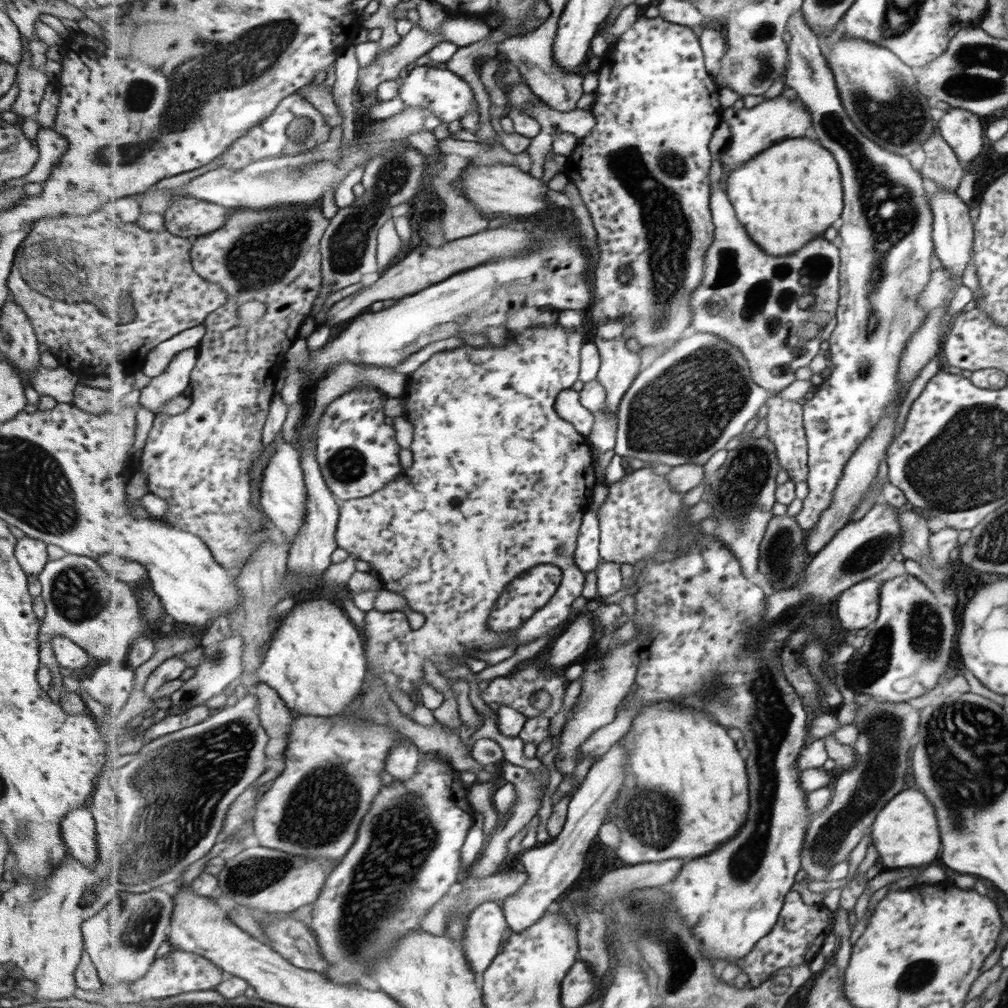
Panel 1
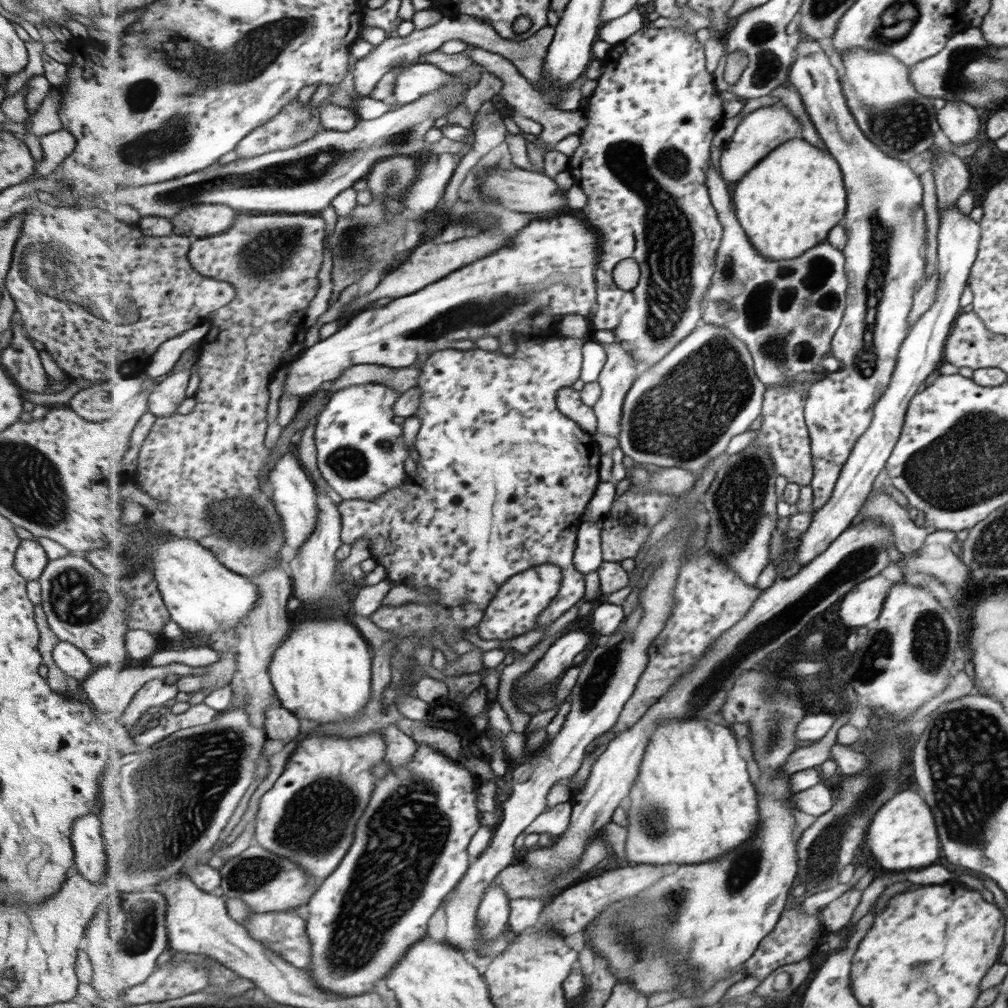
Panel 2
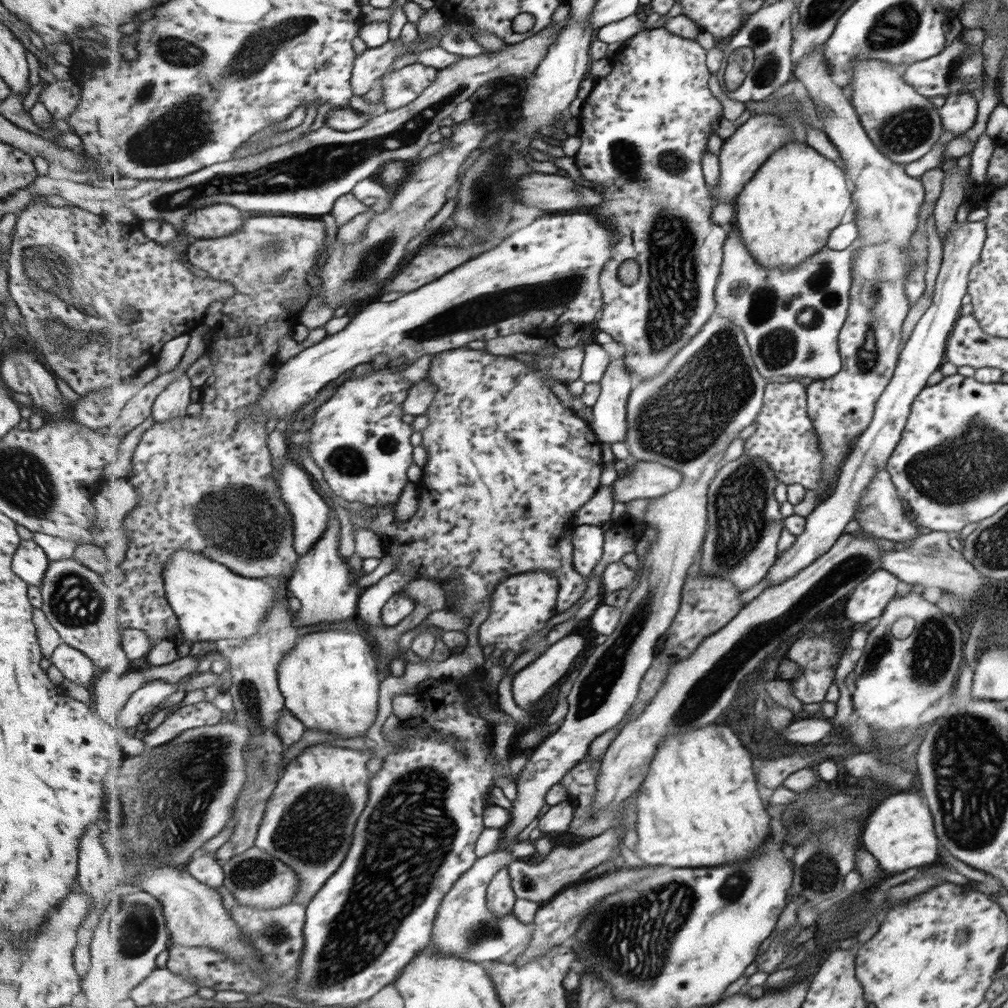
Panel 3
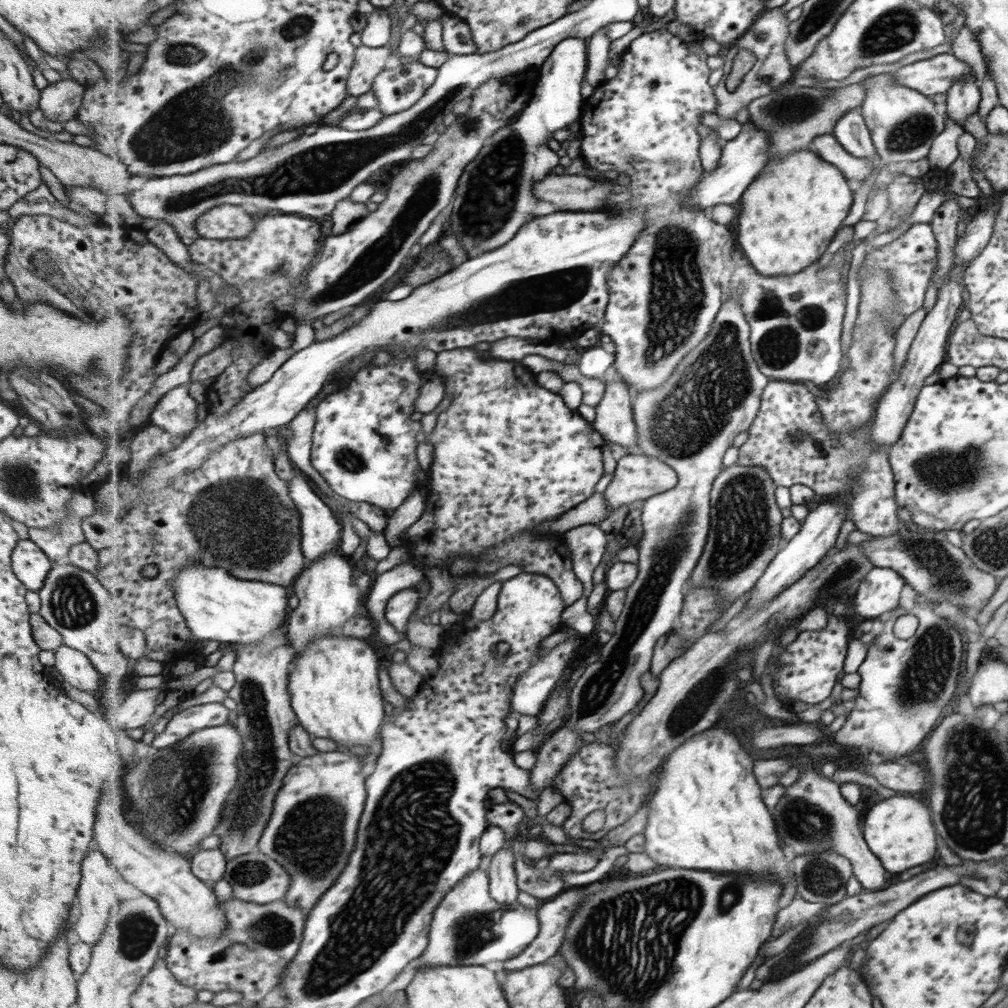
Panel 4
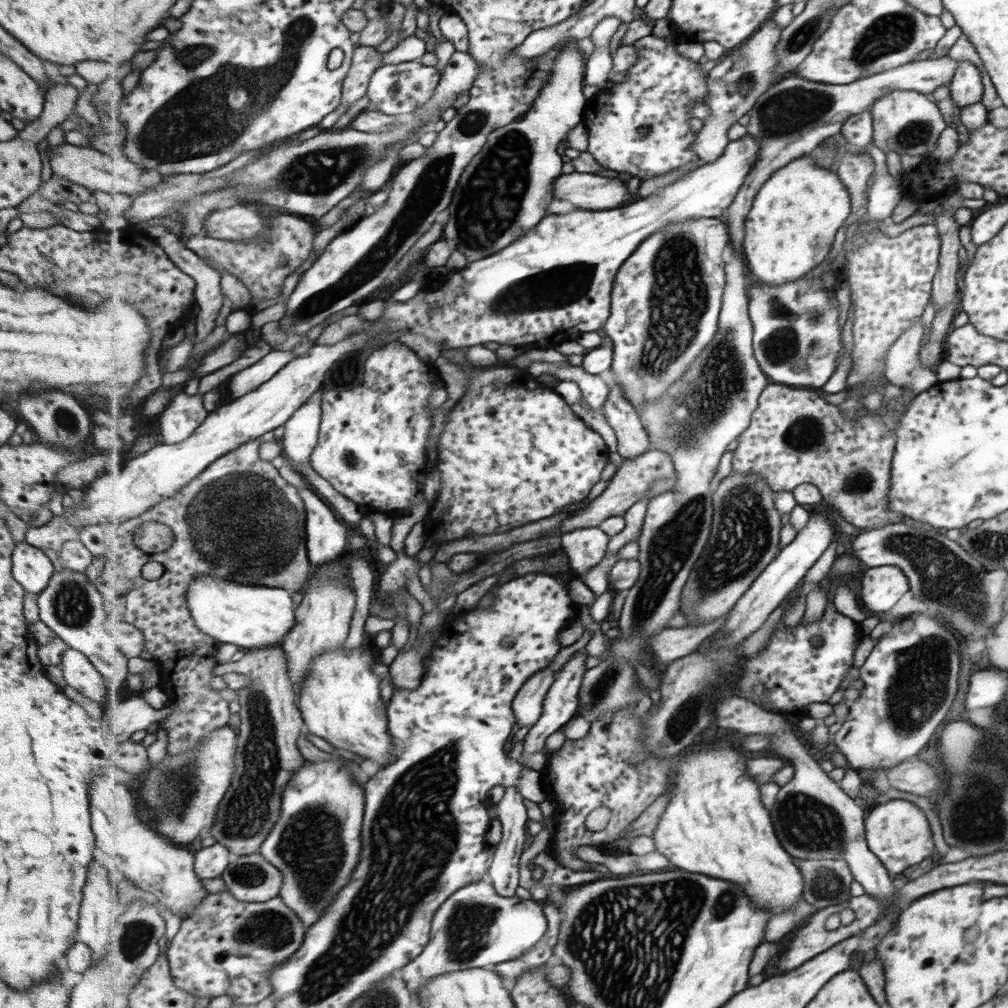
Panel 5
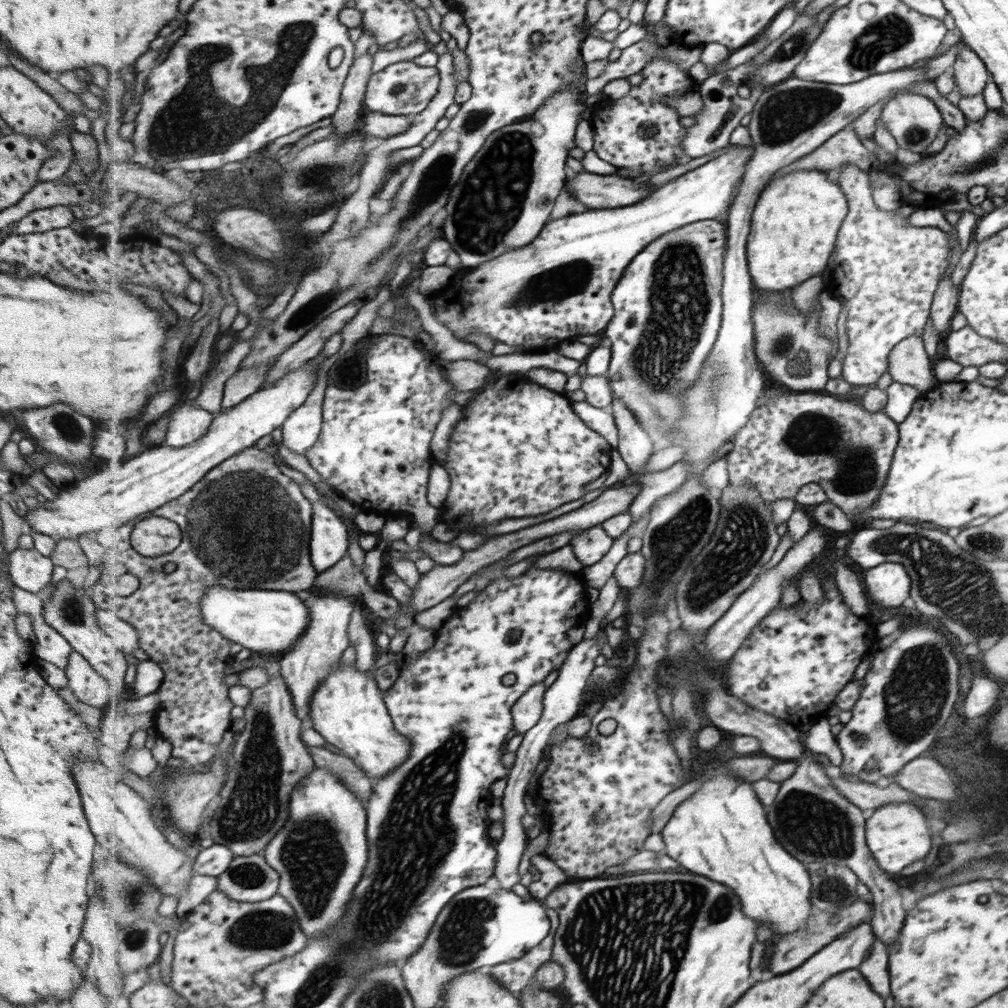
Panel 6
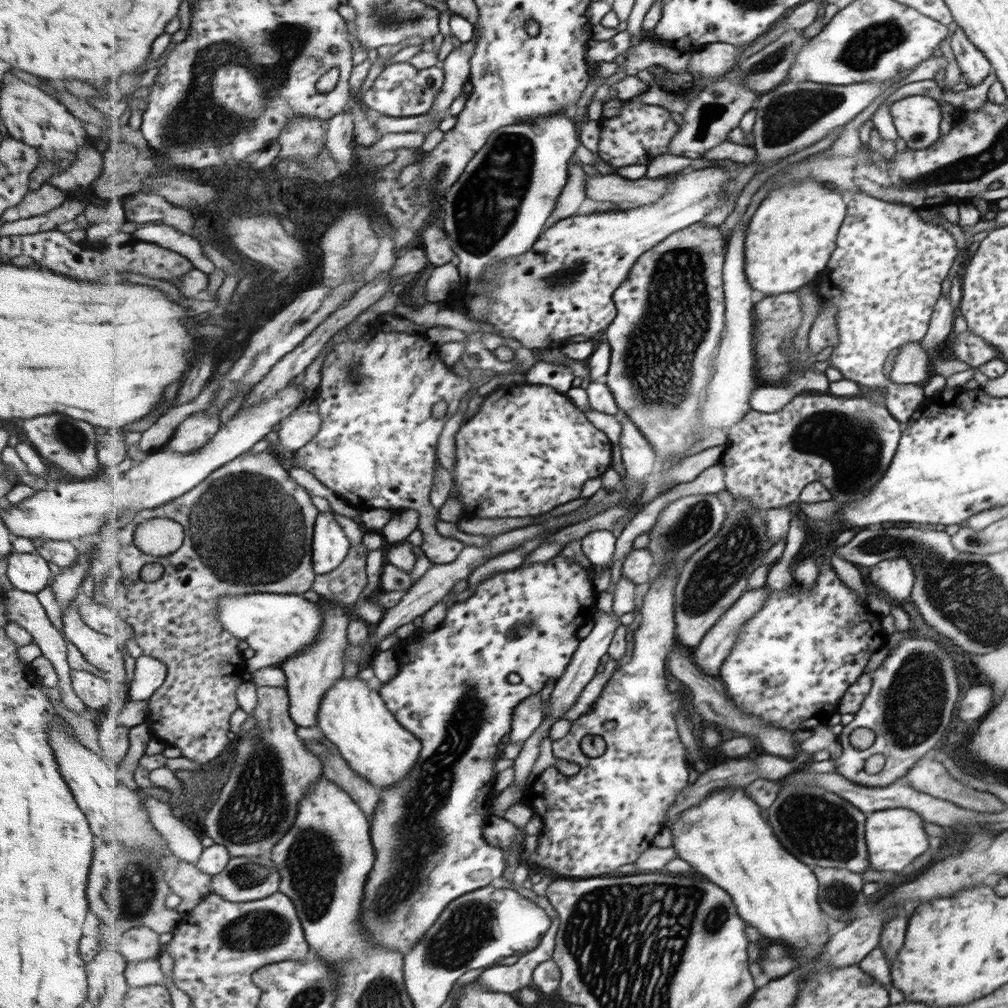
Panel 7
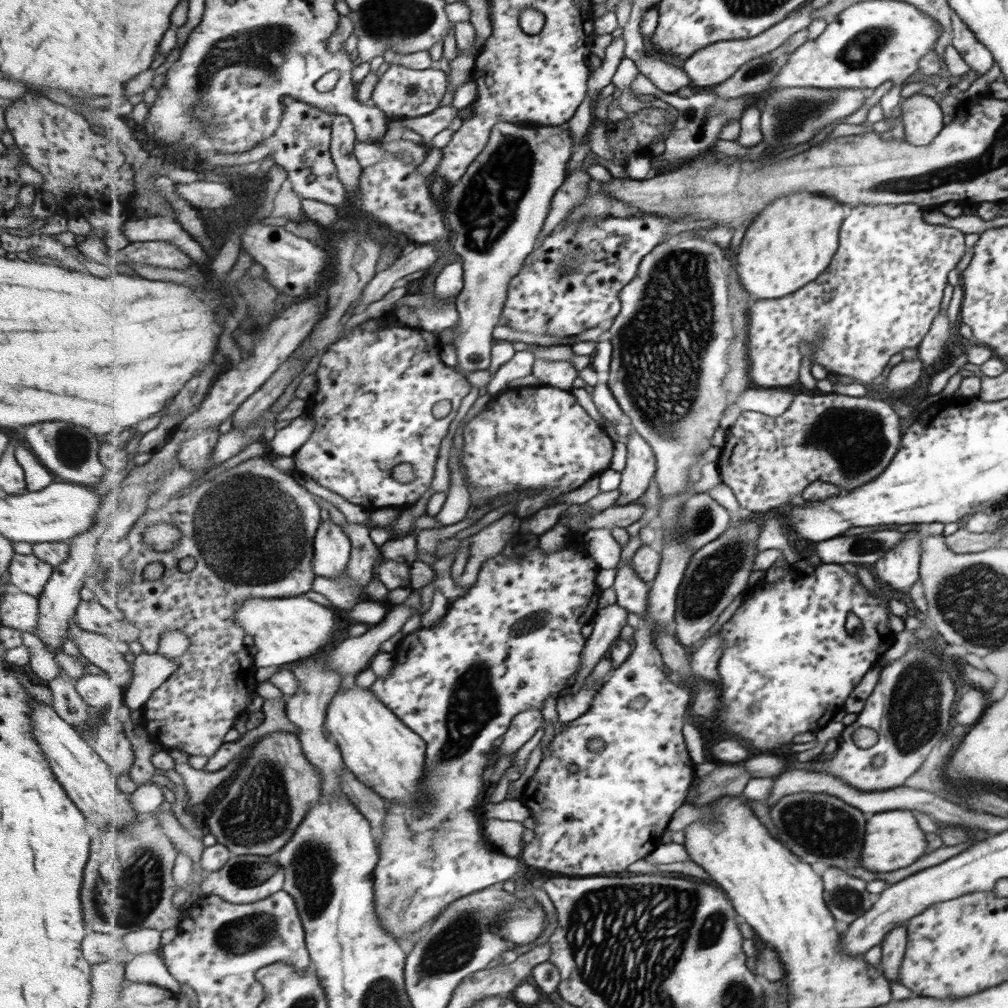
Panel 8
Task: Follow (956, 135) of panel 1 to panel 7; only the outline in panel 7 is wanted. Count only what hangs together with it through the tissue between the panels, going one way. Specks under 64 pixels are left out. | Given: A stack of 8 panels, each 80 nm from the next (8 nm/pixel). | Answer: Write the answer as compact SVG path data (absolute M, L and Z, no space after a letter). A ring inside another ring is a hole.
M958 26L951 37L950 48L960 75L967 79L968 86L977 86L992 70L989 61Z

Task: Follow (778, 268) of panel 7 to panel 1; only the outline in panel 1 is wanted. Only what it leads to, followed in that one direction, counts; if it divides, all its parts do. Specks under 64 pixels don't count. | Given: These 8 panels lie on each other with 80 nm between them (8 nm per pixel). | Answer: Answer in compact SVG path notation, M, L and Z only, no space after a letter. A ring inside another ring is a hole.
M807 135L783 140L767 148L765 152L729 174L727 190L736 208L738 219L748 229L752 239L771 256L789 256L803 248L815 237L821 237L823 230L829 228L841 212L841 186L835 158L827 149L808 140Z

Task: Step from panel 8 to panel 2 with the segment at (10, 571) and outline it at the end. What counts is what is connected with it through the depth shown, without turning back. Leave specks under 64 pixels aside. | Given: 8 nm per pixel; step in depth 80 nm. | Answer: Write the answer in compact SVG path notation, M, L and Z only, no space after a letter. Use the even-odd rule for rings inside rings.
M21 539L14 552L13 566L27 582L37 581L48 558L43 547L32 539Z

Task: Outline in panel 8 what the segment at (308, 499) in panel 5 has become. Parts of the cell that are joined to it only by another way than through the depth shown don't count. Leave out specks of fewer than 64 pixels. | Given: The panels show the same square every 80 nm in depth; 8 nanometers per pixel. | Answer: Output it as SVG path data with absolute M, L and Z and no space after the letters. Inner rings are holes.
M331 519L320 524L314 543L314 571L319 576L346 579L352 558L352 540L348 533Z

